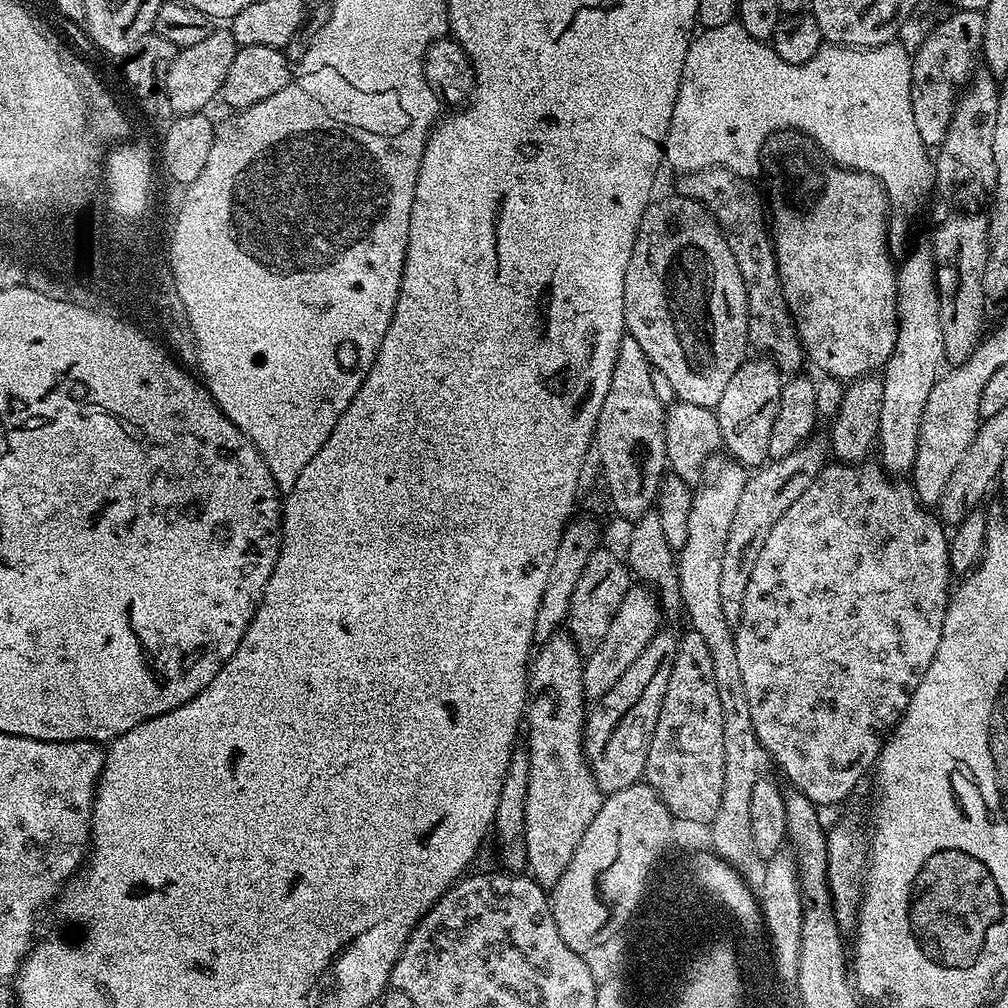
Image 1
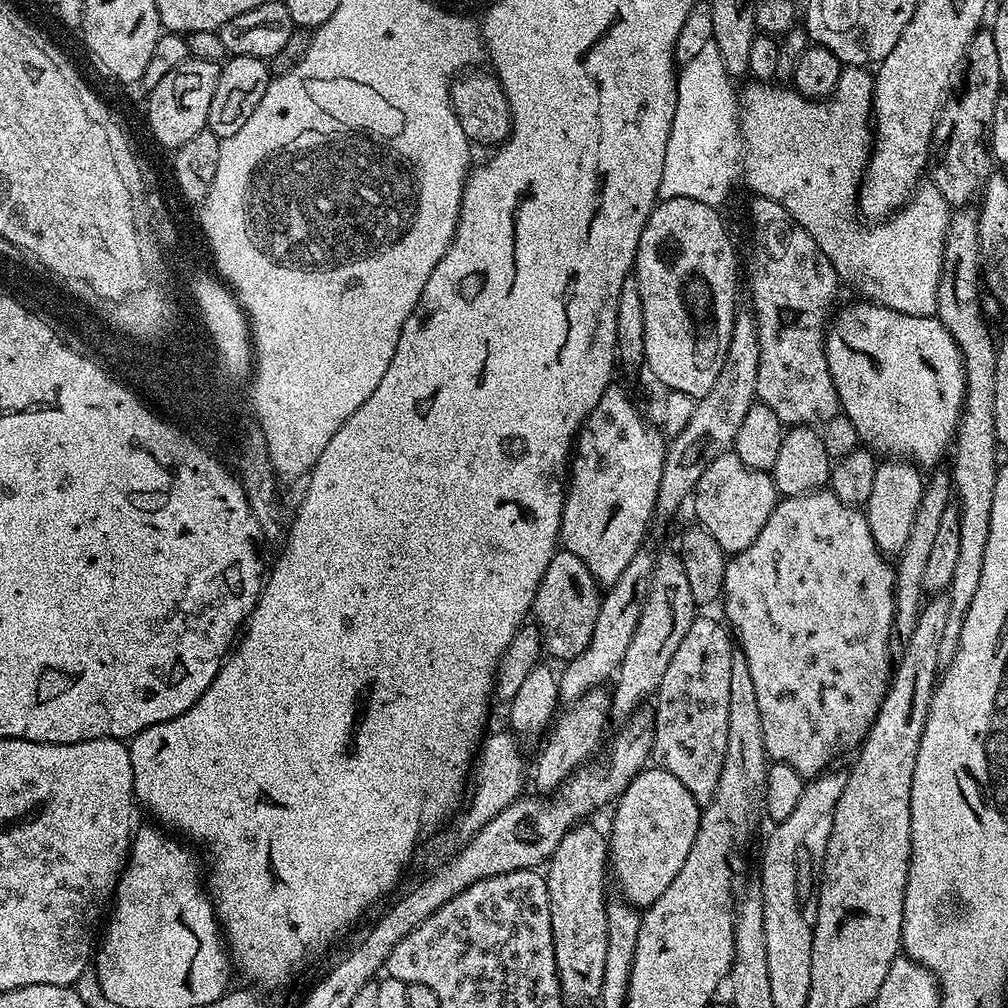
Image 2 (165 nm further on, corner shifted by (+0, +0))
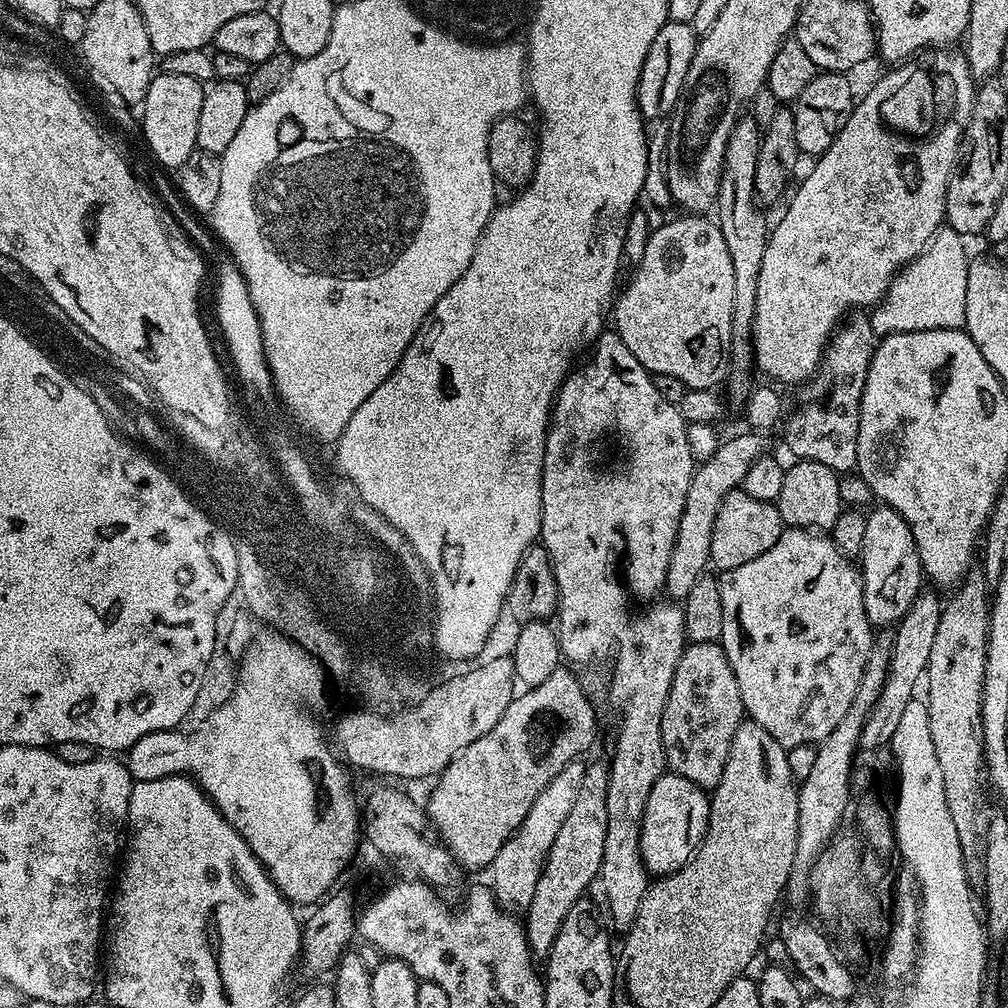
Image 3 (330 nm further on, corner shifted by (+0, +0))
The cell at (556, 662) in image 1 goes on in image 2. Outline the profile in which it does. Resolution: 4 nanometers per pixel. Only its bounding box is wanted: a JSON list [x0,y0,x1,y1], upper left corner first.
[546,822,609,1004]

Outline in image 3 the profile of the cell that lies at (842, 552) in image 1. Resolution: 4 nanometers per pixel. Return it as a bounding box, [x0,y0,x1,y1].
[718,527,874,748]

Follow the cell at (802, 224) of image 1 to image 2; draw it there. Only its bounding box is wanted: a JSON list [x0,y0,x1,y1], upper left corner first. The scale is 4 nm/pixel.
[824,302,966,466]

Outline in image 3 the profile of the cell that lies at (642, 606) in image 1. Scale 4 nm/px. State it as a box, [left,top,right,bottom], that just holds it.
[490,760,586,910]

